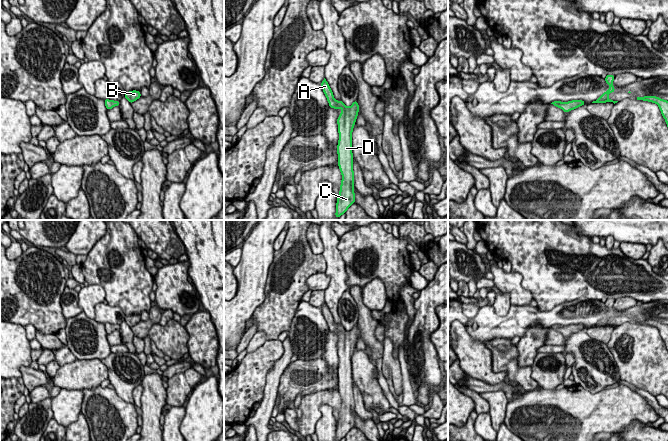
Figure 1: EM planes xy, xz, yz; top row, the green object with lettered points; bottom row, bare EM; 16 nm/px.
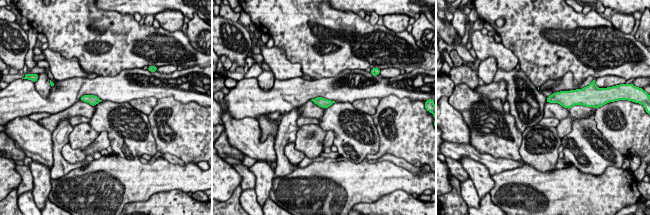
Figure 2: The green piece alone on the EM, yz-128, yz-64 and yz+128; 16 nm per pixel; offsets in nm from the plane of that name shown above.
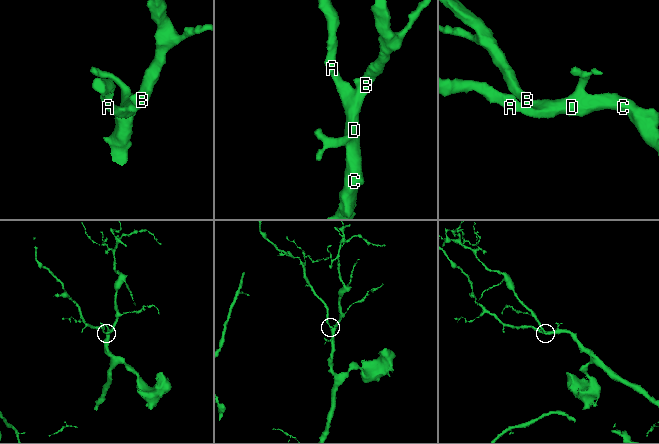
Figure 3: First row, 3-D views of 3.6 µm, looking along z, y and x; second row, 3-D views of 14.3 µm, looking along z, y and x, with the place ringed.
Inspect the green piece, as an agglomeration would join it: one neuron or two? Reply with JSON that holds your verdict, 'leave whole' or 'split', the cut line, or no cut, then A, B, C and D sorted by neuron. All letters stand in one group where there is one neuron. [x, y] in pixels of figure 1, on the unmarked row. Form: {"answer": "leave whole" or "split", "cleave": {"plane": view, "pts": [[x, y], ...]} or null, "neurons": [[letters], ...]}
{"answer": "leave whole", "cleave": null, "neurons": [["A", "B", "C", "D"]]}

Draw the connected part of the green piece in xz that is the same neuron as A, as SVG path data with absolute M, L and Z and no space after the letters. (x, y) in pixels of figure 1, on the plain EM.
M325 302L322 305L321 310L329 330L334 333L342 333L342 336L337 343L339 356L337 370L338 390L342 398L342 405L335 437L336 441L340 441L342 438L346 437L347 433L355 426L351 360L358 340L359 329L356 324L350 331L346 331L342 324L335 324L333 316Z

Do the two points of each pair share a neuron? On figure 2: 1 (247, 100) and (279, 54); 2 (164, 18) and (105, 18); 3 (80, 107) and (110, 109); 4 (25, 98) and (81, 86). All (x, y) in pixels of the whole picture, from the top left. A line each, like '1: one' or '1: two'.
1: two
2: two
3: two
4: one

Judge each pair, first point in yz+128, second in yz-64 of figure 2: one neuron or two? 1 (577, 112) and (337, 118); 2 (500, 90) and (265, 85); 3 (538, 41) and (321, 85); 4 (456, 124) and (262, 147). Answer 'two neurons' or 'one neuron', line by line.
1: two neurons
2: two neurons
3: two neurons
4: one neuron

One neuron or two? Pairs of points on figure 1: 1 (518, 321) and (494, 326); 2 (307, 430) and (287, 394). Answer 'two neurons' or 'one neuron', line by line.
1: one neuron
2: two neurons

